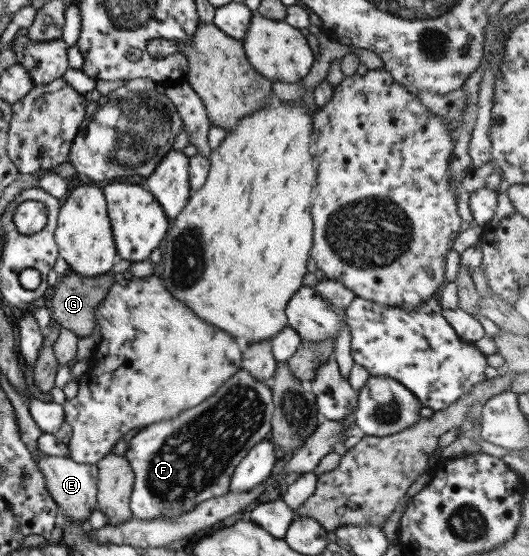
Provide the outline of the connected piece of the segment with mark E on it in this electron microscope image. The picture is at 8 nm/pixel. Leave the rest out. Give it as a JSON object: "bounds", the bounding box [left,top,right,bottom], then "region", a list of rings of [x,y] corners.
{"bounds":[33,449,97,522],"region":[[[39,449],[33,459],[45,479],[46,489],[53,498],[58,513],[73,522],[87,521],[91,511],[96,507],[97,466],[75,463],[67,457],[47,455]]]}

